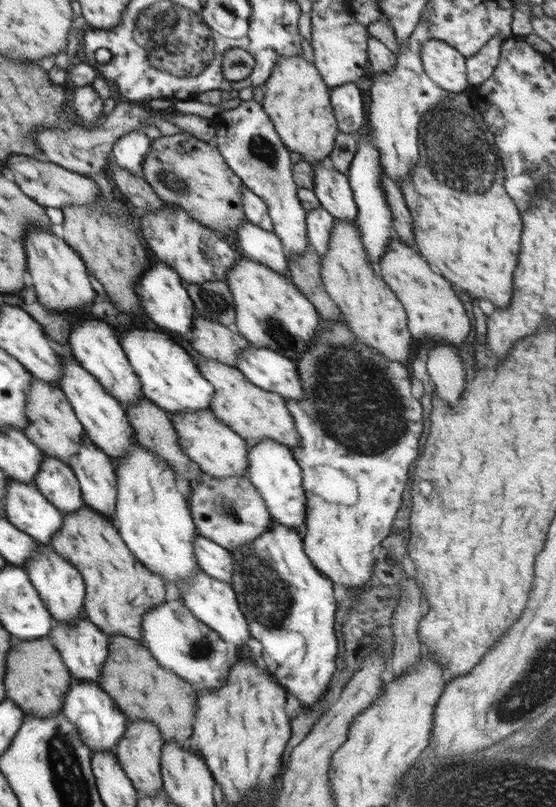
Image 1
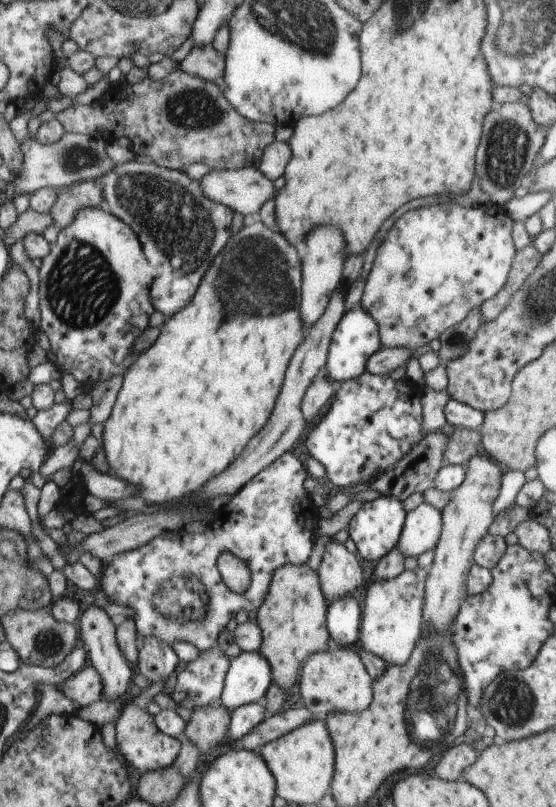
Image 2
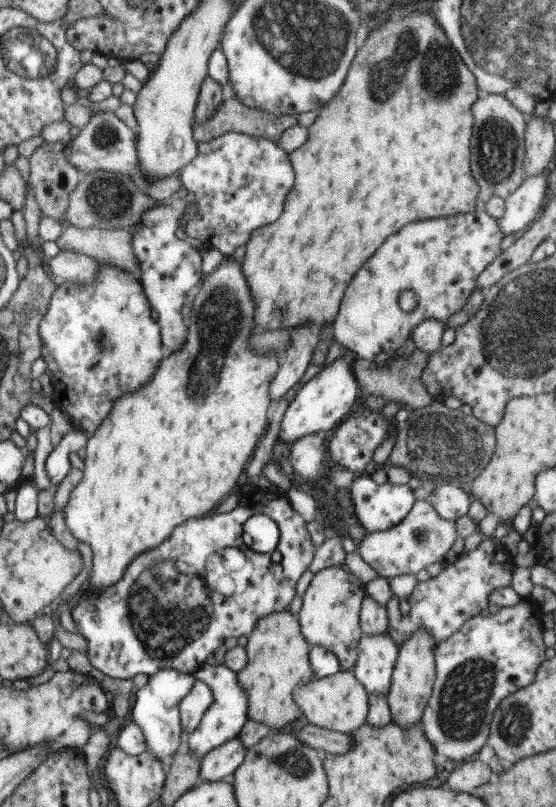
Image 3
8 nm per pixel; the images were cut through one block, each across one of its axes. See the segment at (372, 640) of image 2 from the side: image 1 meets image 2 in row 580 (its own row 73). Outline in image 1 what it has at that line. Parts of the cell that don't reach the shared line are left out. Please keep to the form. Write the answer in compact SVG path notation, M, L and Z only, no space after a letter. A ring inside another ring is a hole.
M424 12L421 14L421 20L414 29L414 32L408 37L407 43L399 44L399 51L397 52L397 61L393 69L389 73L375 73L372 80L372 88L370 88L370 105L368 106L368 134L371 136L371 143L379 150L381 165L385 173L390 176L392 180L401 183L410 173L411 168L419 159L419 124L420 120L426 112L432 110L433 106L445 101L452 96L449 91L440 89L431 78L423 70L421 61L421 46L431 39L428 19L424 17Z

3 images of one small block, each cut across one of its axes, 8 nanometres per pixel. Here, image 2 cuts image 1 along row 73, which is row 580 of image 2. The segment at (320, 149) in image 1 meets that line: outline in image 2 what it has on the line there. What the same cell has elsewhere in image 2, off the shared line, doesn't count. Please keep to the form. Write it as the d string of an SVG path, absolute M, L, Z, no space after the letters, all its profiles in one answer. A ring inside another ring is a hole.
M286 564L272 572L266 598L257 612L262 630L260 654L272 668L272 680L287 691L298 680L303 664L316 652L328 650L330 634L326 626L328 602L322 594L319 574L308 564Z

